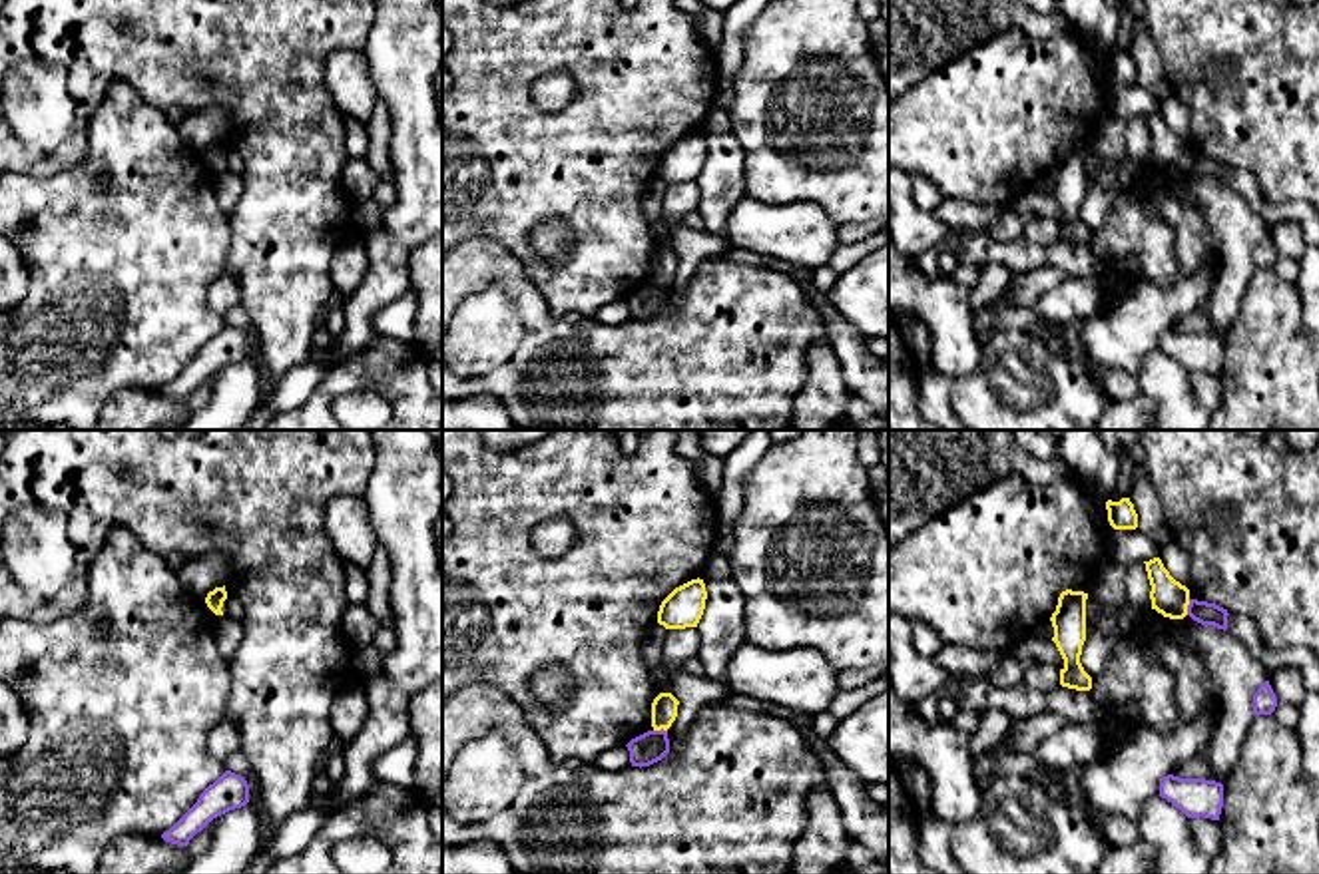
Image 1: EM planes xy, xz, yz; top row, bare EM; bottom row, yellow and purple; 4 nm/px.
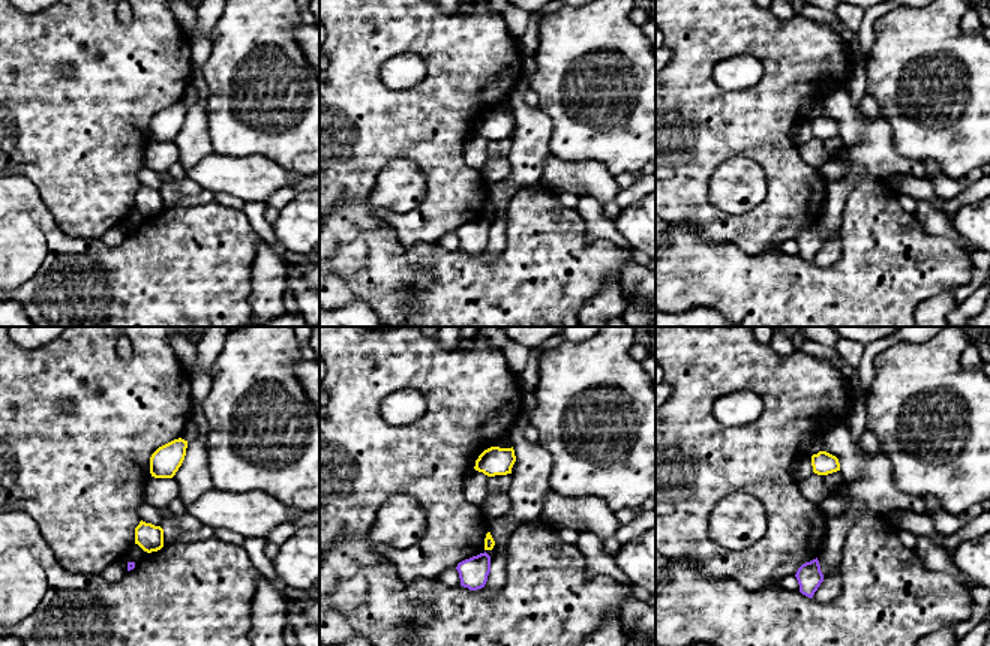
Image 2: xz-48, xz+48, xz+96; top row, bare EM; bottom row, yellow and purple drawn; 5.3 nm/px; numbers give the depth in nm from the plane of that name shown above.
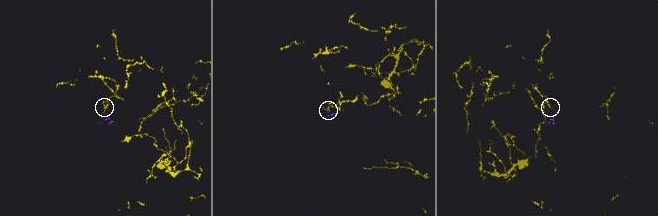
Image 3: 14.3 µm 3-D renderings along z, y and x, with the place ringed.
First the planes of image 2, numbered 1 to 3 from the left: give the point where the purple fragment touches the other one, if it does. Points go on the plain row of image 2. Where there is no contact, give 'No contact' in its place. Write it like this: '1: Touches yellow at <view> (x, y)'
1: No contact
2: No contact
3: No contact

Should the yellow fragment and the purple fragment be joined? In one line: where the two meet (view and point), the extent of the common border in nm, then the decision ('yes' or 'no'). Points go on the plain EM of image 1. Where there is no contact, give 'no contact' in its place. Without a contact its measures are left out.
yz (1186, 162) | 70 nm | no

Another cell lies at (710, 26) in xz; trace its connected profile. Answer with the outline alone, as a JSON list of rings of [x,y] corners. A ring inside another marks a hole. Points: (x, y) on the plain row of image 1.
[[[709,10],[697,18],[695,32],[709,48],[717,48],[723,38],[723,12]]]

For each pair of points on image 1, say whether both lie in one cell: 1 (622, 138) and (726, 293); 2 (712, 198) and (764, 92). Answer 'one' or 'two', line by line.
1: two
2: two

